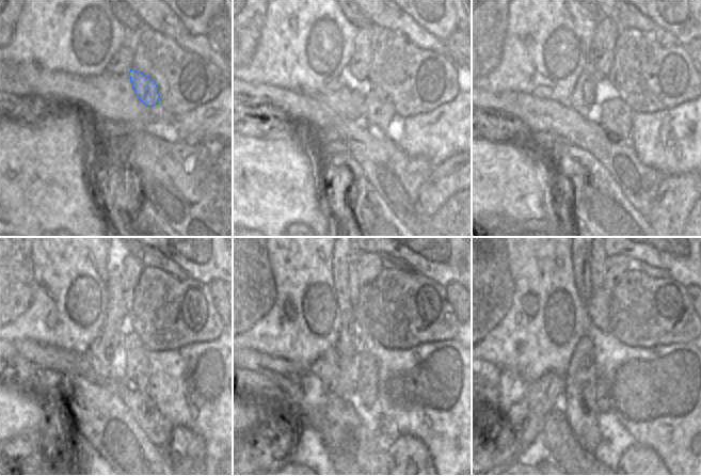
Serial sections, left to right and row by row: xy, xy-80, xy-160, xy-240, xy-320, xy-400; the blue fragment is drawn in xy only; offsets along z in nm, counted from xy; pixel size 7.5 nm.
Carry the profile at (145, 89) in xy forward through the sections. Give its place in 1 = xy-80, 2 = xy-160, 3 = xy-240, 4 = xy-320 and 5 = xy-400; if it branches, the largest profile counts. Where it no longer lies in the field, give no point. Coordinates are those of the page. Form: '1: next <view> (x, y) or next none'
1: next xy-80 (379, 109)
2: next xy-160 (615, 115)
3: next xy-240 (125, 362)
4: next xy-320 (360, 376)
5: next xy-400 (601, 393)

